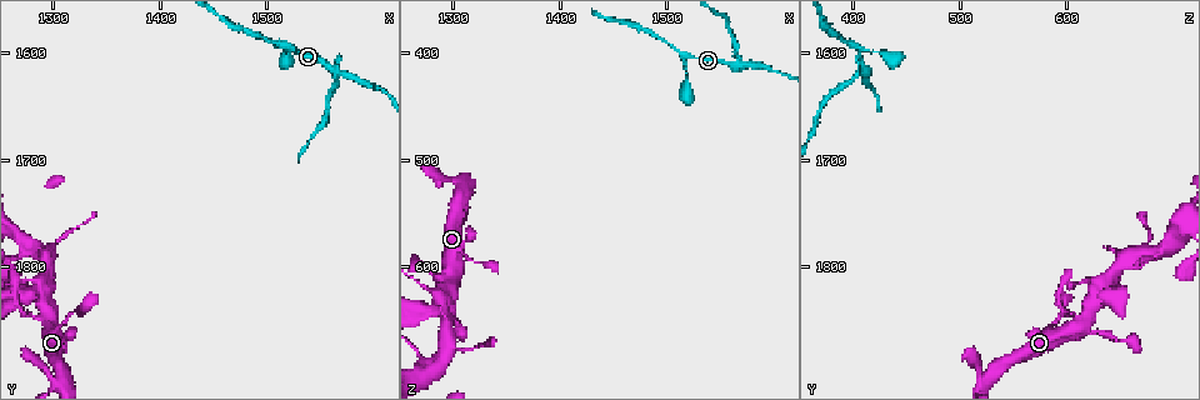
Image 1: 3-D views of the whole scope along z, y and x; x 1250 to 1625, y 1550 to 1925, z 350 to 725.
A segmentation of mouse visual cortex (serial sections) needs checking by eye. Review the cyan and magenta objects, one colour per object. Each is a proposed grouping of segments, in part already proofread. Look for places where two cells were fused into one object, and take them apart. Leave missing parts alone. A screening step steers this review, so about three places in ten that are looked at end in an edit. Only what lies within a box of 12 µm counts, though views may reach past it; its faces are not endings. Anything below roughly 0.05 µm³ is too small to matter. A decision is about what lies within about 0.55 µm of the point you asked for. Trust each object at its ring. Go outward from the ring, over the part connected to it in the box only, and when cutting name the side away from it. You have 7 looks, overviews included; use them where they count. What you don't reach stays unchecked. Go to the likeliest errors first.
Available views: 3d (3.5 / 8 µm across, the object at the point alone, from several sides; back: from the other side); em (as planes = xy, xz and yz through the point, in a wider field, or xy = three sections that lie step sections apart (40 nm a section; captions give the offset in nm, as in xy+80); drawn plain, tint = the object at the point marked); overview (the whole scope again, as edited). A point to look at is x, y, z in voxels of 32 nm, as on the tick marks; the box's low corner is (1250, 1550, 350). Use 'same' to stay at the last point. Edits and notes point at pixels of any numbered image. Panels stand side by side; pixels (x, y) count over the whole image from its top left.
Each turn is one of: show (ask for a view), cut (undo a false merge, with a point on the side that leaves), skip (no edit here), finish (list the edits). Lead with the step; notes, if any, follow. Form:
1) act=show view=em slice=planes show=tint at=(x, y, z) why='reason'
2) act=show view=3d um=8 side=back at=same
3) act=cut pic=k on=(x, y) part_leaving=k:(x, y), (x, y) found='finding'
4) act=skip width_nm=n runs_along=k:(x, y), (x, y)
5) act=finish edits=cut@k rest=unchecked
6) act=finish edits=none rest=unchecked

act=show view=3d um=3.5 at=(1568, 1618, 410)

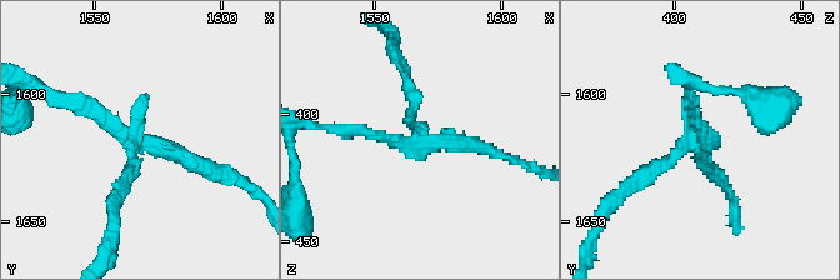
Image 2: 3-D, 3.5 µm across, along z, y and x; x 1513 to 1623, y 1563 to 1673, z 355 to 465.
act=show view=em slice=xy step=3 show=tint at=(1567, 1619, 411) why='shape alone is not enough'

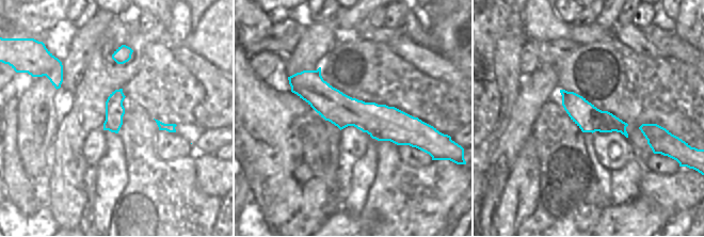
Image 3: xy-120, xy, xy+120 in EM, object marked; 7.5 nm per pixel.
act=cut pic=2 on=(416, 94) width_nm=260 part_leaving=2:(418, 131), (395, 45) found='a second cell is stuck on'

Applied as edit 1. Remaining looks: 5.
act=show view=3d um=8 side=back at=(1296, 1904, 520) why='sharp bend'

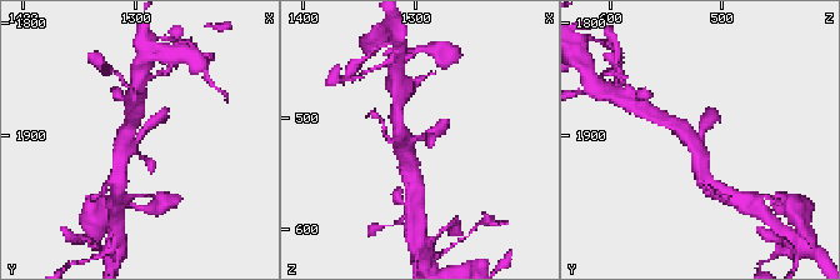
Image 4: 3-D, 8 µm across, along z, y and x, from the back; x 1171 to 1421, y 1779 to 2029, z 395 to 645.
act=show view=3d um=3.5 at=(1298, 1902, 520)

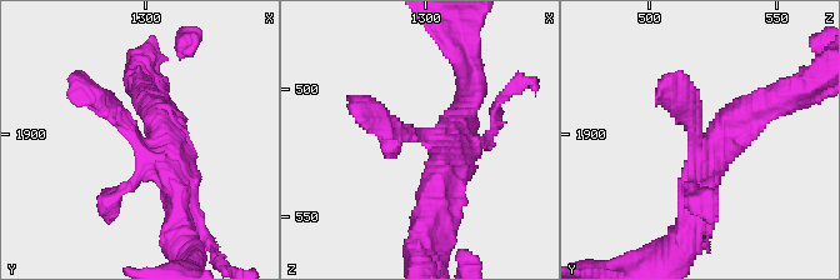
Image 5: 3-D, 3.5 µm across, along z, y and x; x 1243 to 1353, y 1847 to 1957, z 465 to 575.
act=show view=em slice=xy step=5 show=tint at=(1295, 1902, 517) why='shape alone is not enough'

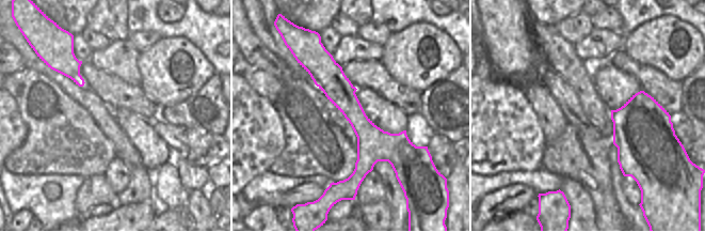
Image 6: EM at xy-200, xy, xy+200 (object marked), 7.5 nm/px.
act=skip arm_widths_nm=150,250,400,400 runs_along=6:(320, 49), (365, 129), (365, 164), (342, 183) found='one cell here'

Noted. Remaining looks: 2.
act=finish edits=cut@2 rest=unchecked

